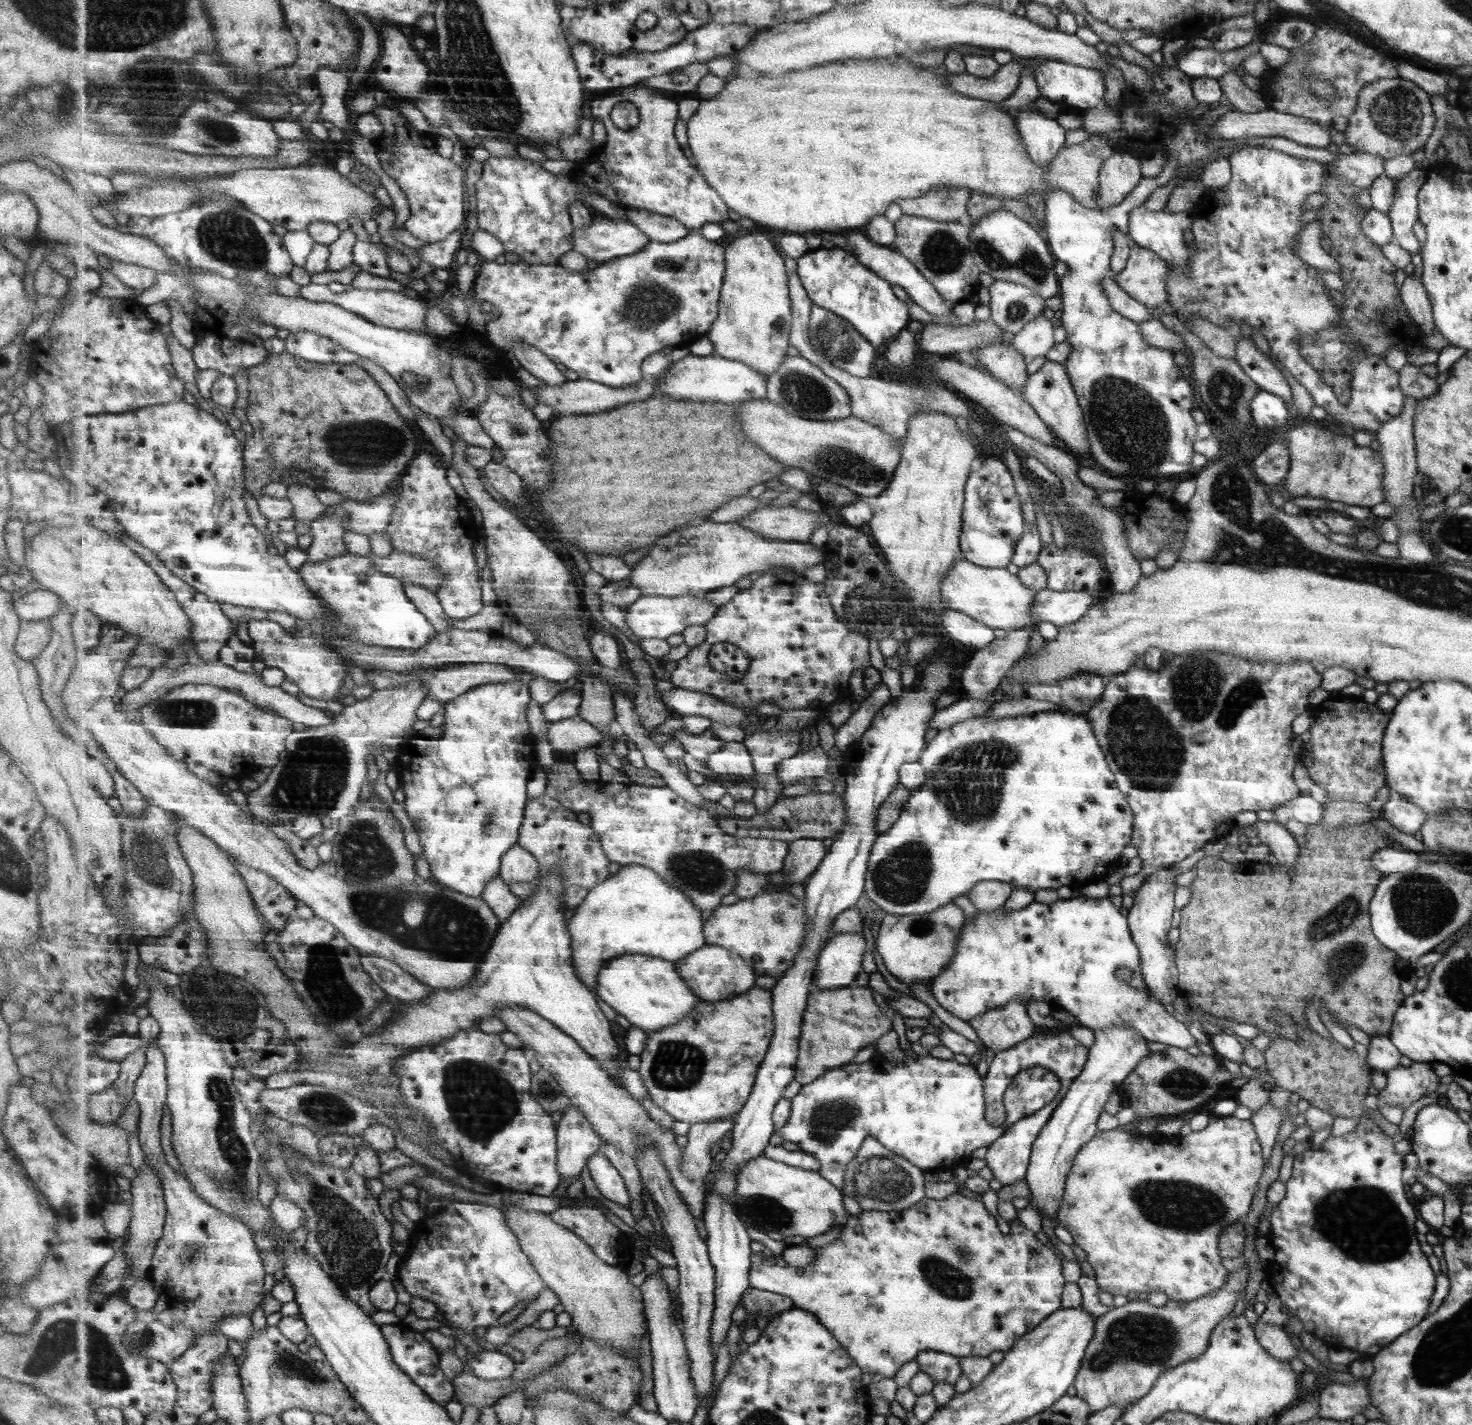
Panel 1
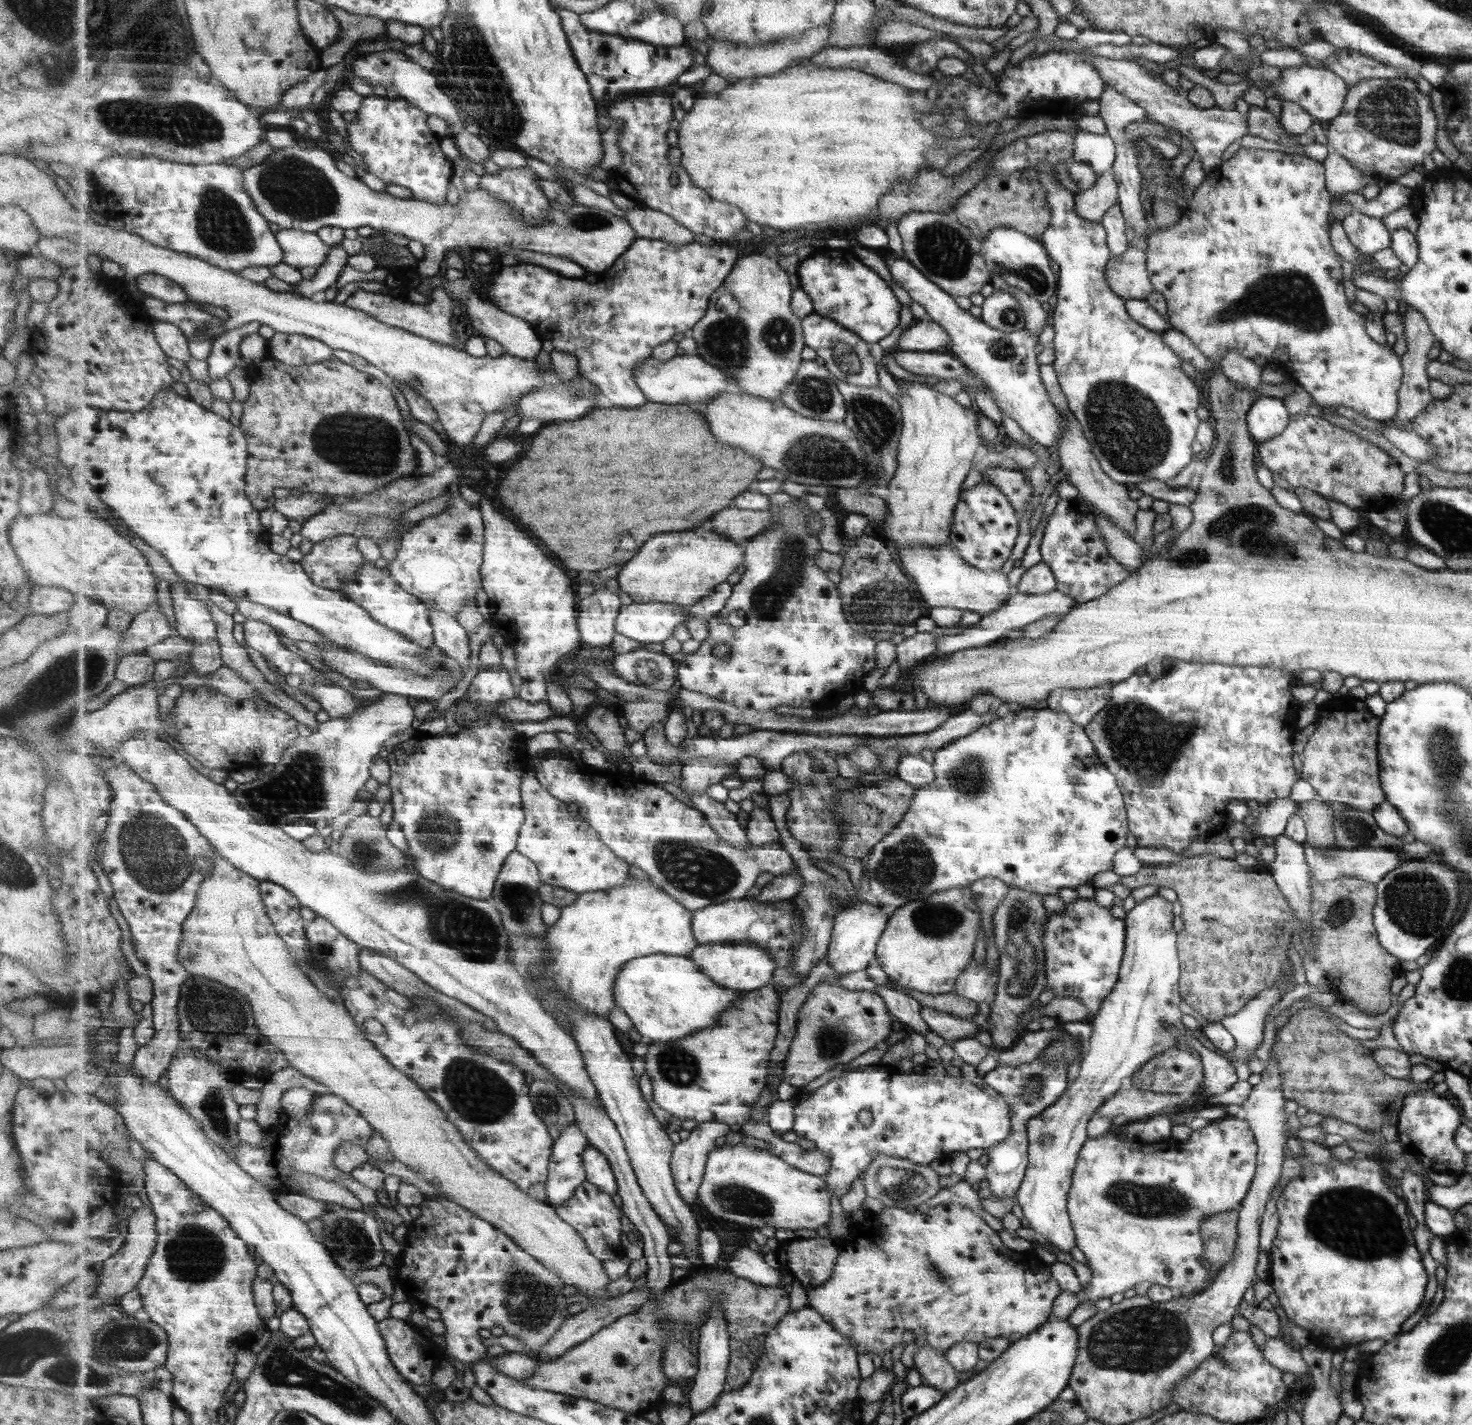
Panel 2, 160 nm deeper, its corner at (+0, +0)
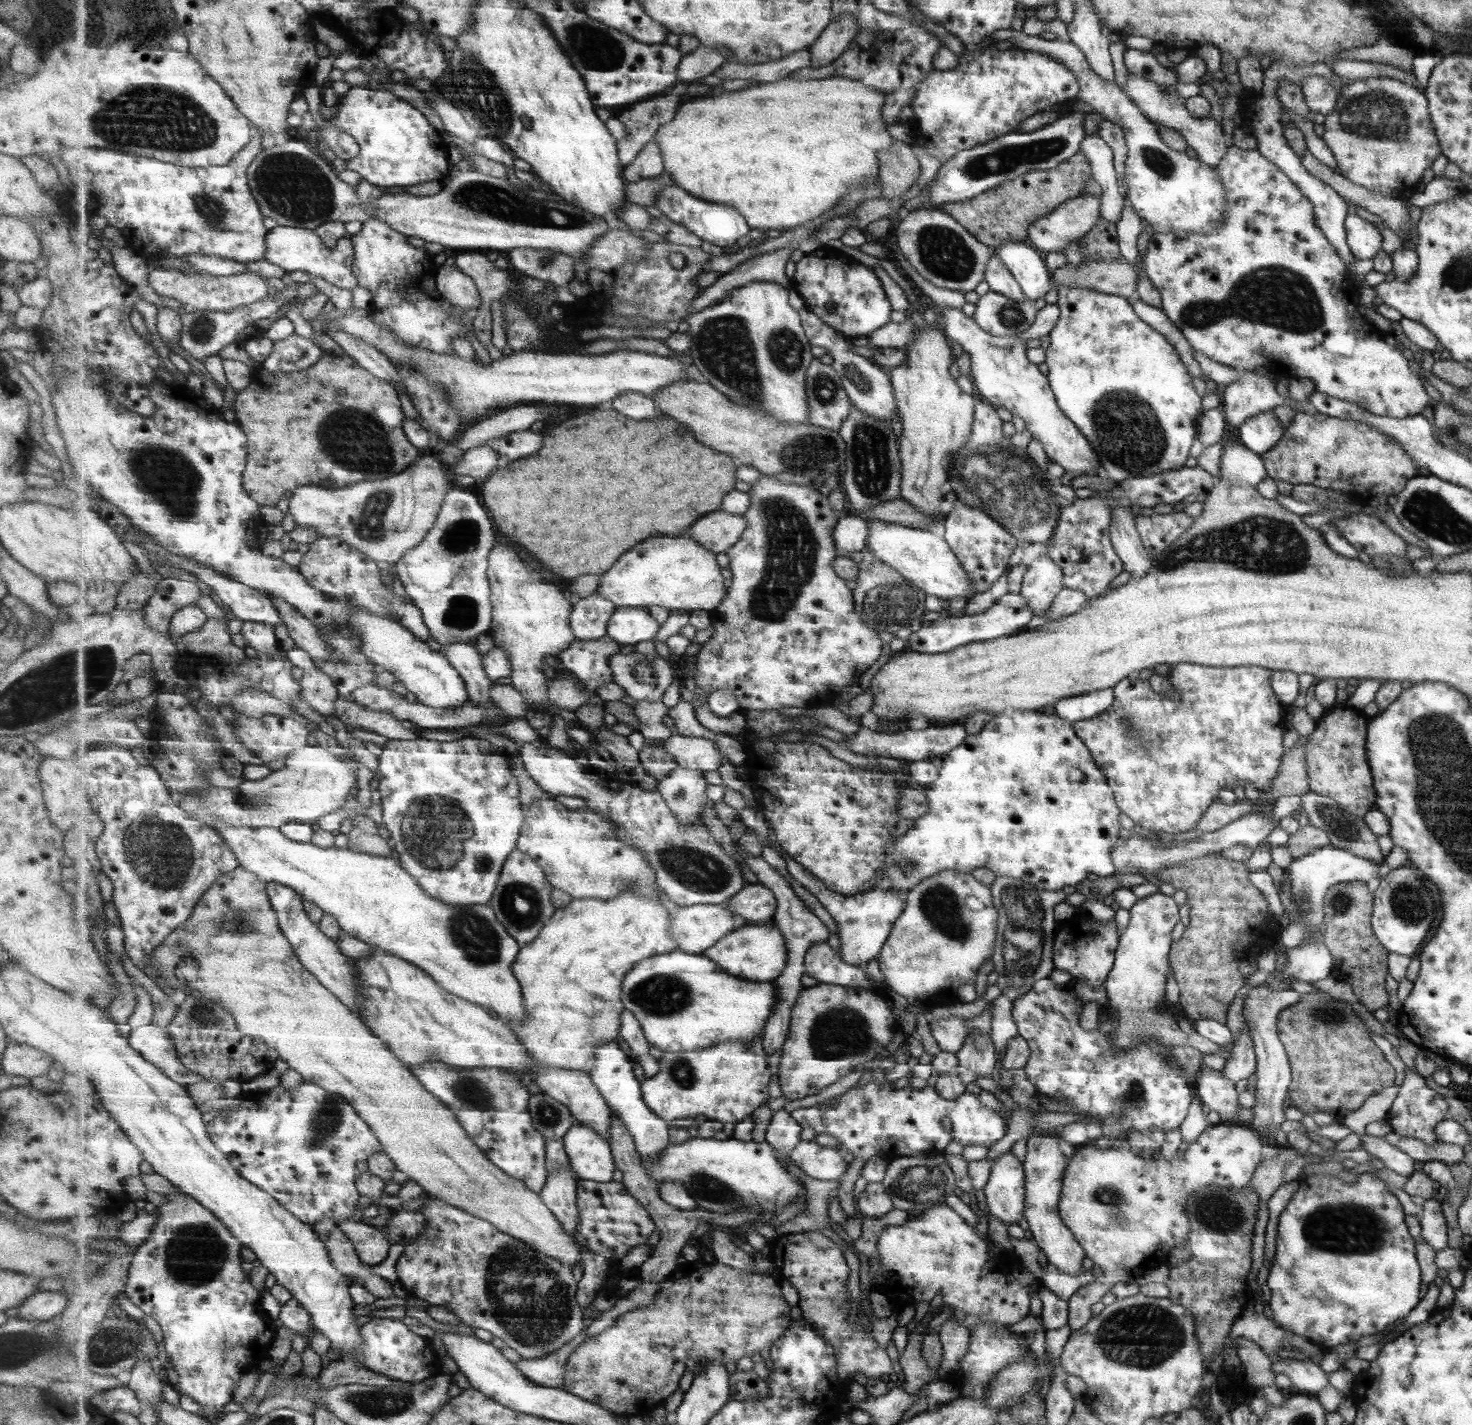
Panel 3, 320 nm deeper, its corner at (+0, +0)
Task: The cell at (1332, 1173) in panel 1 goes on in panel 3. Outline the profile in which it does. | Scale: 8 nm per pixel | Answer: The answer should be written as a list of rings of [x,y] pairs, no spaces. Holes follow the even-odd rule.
[[[1364,1173],[1357,1175],[1354,1182],[1341,1182],[1335,1177],[1329,1175],[1309,1175],[1303,1177],[1298,1182],[1297,1192],[1287,1202],[1283,1211],[1279,1213],[1276,1227],[1275,1251],[1273,1261],[1270,1264],[1269,1275],[1266,1279],[1266,1286],[1269,1288],[1269,1301],[1265,1304],[1271,1309],[1272,1320],[1275,1326],[1280,1329],[1293,1333],[1297,1336],[1308,1338],[1313,1344],[1327,1350],[1337,1344],[1354,1343],[1362,1336],[1369,1336],[1375,1333],[1381,1333],[1385,1326],[1393,1324],[1395,1320],[1403,1318],[1419,1300],[1419,1268],[1416,1260],[1416,1244],[1413,1244],[1410,1232],[1407,1232],[1408,1226],[1403,1222],[1405,1214],[1397,1202],[1397,1198],[1389,1192],[1385,1184],[1377,1184],[1377,1178],[1373,1174]]]

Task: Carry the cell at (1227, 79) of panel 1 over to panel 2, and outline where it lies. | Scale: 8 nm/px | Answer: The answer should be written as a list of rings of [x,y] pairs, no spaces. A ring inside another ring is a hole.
[[[1250,106],[1246,114],[1247,134],[1259,136],[1263,140],[1277,142],[1279,146],[1285,146],[1290,153],[1301,155],[1303,145],[1298,145],[1288,137],[1288,134],[1280,127],[1278,118],[1269,113],[1265,108]]]

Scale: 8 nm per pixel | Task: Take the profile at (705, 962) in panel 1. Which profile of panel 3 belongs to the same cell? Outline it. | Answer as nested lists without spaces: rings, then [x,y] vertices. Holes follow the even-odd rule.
[[[768,922],[758,925],[747,925],[739,930],[730,932],[723,939],[719,940],[715,946],[708,948],[703,953],[711,960],[717,961],[728,973],[733,976],[745,977],[751,981],[775,981],[779,978],[783,971],[788,967],[789,949],[788,942],[784,937],[784,932],[779,930],[778,926],[771,926]]]

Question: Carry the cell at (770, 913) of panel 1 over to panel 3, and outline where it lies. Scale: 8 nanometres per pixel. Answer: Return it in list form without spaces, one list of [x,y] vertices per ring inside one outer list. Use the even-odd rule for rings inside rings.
[[[725,904],[680,907],[672,918],[670,936],[689,954],[703,954],[730,932],[749,925],[743,918],[736,918]]]

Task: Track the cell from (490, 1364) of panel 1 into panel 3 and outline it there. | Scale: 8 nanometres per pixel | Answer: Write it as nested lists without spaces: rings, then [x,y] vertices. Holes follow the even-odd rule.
[[[587,1329],[584,1330],[580,1336],[555,1354],[531,1360],[521,1359],[517,1366],[525,1376],[540,1385],[561,1389],[565,1384],[568,1362],[576,1349],[587,1340],[587,1333]]]

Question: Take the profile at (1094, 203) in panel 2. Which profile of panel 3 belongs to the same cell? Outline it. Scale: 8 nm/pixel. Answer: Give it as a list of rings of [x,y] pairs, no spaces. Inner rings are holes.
[[[1087,194],[1066,201],[1060,207],[1055,208],[1053,212],[1049,212],[1049,215],[1040,216],[1029,226],[1026,242],[1043,255],[1048,252],[1065,249],[1067,245],[1077,243],[1077,240],[1080,240],[1083,234],[1087,234],[1087,230],[1093,228],[1093,224],[1097,224],[1096,218],[1099,217],[1099,206],[1099,199]]]

